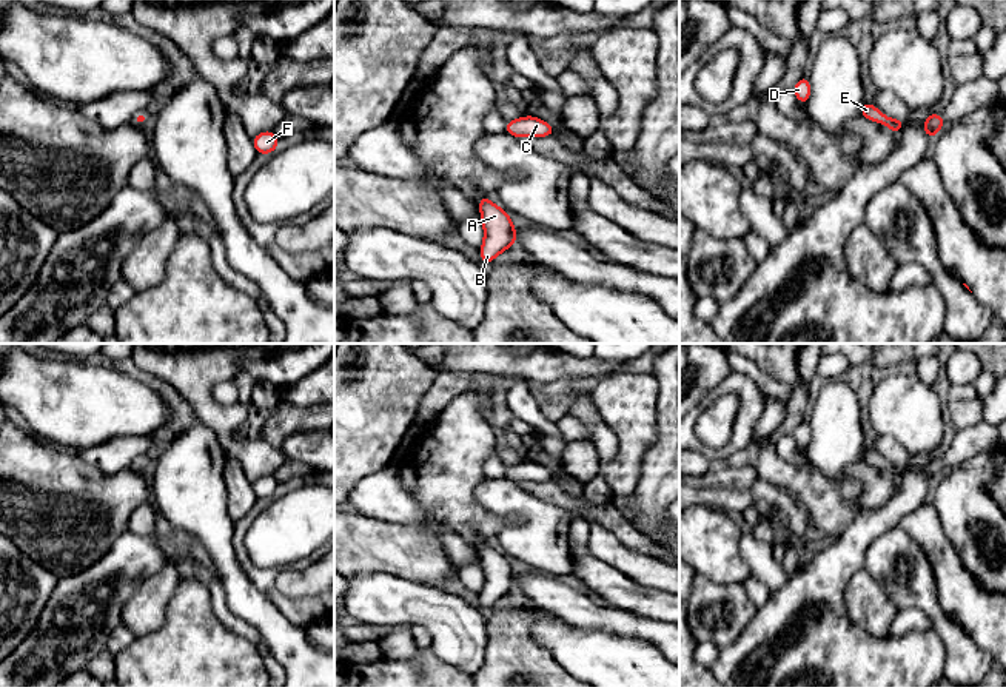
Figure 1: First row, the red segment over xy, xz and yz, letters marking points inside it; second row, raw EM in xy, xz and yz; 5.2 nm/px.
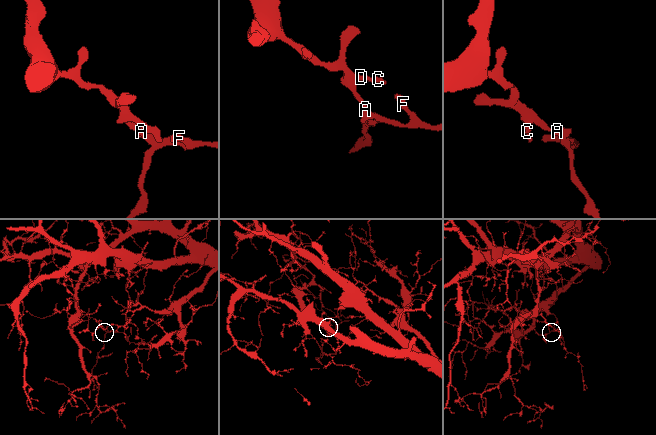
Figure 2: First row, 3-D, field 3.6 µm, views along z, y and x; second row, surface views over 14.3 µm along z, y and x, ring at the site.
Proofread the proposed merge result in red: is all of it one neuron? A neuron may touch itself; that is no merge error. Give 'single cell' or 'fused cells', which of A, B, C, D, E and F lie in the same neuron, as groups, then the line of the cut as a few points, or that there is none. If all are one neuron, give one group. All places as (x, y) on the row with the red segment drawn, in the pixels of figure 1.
single cell | A B C D E F | no cut

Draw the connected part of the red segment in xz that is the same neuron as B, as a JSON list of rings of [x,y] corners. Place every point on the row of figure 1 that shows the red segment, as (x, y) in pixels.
[[[487,196],[479,197],[481,222],[484,225],[484,243],[479,248],[481,263],[493,263],[495,257],[508,250],[516,239],[516,228],[508,213]]]

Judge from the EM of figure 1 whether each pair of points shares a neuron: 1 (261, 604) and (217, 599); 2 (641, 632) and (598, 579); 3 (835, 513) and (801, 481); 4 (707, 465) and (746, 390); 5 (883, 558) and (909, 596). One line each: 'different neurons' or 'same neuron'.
1: different neurons
2: different neurons
3: same neuron
4: different neurons
5: same neuron

